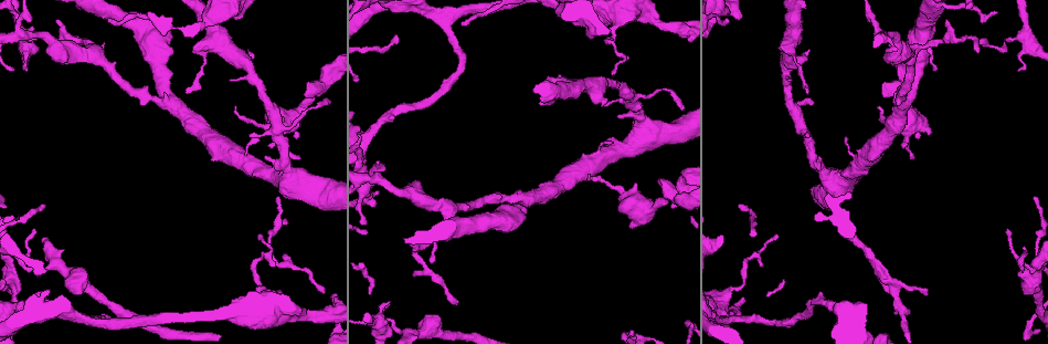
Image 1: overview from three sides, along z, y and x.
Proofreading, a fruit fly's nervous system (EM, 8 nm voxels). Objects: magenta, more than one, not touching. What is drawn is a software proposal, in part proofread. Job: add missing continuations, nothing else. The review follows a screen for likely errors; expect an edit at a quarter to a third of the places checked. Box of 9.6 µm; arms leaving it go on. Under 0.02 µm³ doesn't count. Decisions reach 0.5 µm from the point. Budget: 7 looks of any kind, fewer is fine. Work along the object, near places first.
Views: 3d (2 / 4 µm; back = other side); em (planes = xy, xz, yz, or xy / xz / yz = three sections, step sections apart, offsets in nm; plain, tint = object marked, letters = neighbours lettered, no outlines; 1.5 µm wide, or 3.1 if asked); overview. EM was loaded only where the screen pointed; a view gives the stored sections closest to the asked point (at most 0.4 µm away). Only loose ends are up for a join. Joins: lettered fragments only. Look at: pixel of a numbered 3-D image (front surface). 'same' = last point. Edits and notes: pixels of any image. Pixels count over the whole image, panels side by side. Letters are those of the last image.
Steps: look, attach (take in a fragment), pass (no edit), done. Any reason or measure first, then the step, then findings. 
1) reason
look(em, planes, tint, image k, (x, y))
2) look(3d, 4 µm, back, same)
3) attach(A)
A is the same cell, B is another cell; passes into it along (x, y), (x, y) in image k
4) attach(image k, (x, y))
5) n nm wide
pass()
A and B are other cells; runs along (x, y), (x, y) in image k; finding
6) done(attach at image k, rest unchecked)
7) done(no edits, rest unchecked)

tapers out
look(em, planes, letters, image 1, (234, 108))

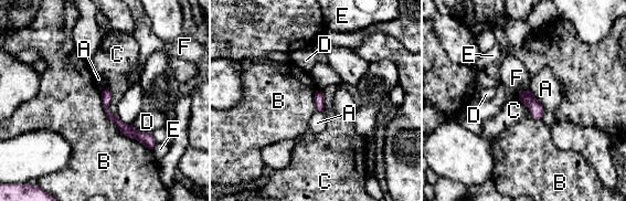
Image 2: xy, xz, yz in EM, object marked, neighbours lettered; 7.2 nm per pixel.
pass()
A, B, C, D, E and F are other cells; border along (101, 92), (105, 115), (151, 150) in image 2; no lettered fragment goes on from it

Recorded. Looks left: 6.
free end
look(3d, 2 µm, back, image 1, (620, 116))

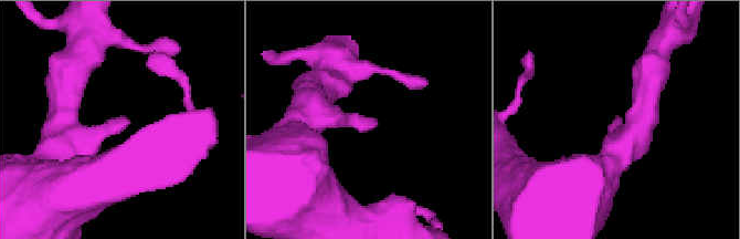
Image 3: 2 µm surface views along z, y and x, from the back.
now the EM
look(em, xz, step 4, plain, image 3, (126, 120))

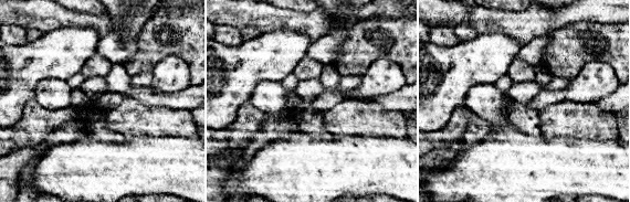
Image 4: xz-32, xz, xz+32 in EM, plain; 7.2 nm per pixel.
see the neighbours
look(em, xz, step 4, letters, same)

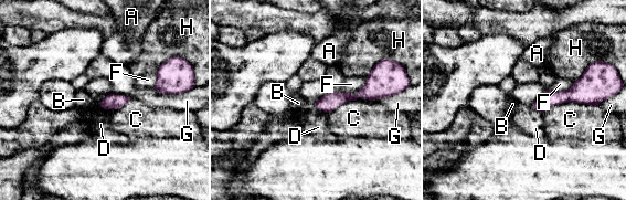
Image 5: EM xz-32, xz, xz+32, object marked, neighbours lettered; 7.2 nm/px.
pass()
A, B, C, D, F, G and H are other cells; runs along (380, 85), (354, 97), (318, 104) in image 5; none of them fits

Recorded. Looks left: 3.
an open end
look(em, xy, step 8, tint, image 1, (913, 156))

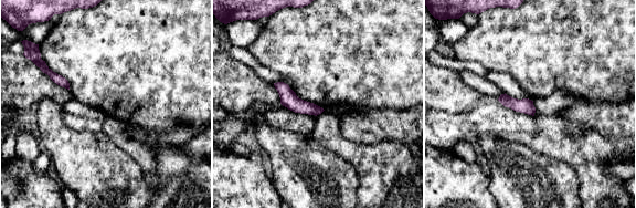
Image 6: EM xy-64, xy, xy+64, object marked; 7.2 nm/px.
another direction
look(em, planes, letters, same)

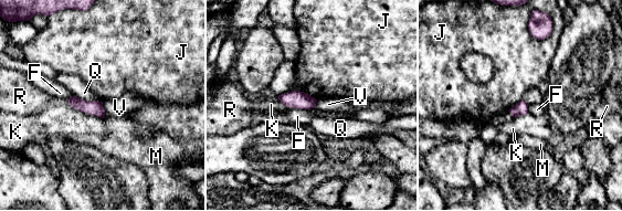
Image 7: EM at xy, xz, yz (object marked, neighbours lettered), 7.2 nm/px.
K touches over 300 nm
pass()
F, J, K, M, Q, R and V are other cells; none of them fits

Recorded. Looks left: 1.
done(no edits, rest unchecked)

